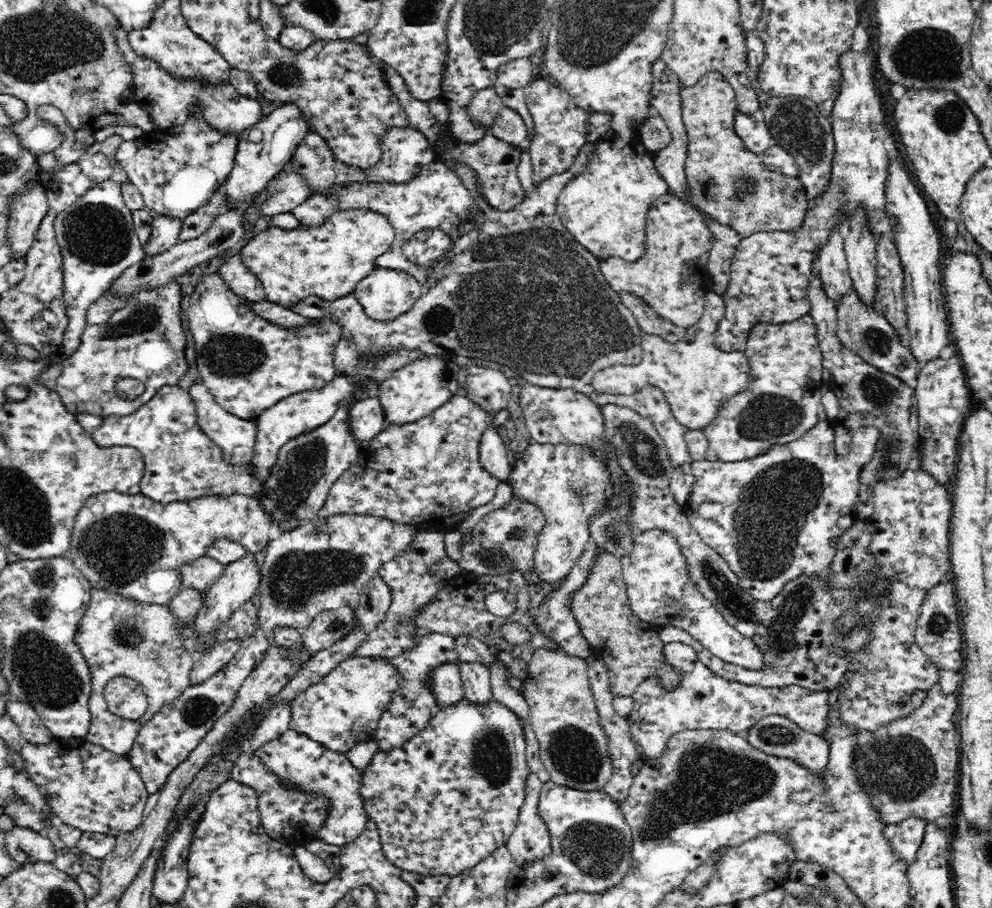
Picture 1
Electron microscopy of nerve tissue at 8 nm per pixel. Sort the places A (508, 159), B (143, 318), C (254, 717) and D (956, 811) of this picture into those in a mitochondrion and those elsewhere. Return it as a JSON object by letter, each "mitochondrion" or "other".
{"A":"other","B":"mitochondrion","C":"other","D":"other"}

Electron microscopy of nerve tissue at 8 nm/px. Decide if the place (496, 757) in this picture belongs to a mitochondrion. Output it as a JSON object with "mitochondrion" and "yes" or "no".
{"mitochondrion":"yes"}

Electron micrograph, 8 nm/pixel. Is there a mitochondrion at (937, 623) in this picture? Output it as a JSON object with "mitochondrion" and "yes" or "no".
{"mitochondrion":"yes"}

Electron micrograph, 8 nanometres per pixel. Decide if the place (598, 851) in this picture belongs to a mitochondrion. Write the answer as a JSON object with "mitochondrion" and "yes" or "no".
{"mitochondrion":"yes"}

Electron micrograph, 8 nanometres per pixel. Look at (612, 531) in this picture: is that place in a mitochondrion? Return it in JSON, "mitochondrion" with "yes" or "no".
{"mitochondrion":"yes"}

